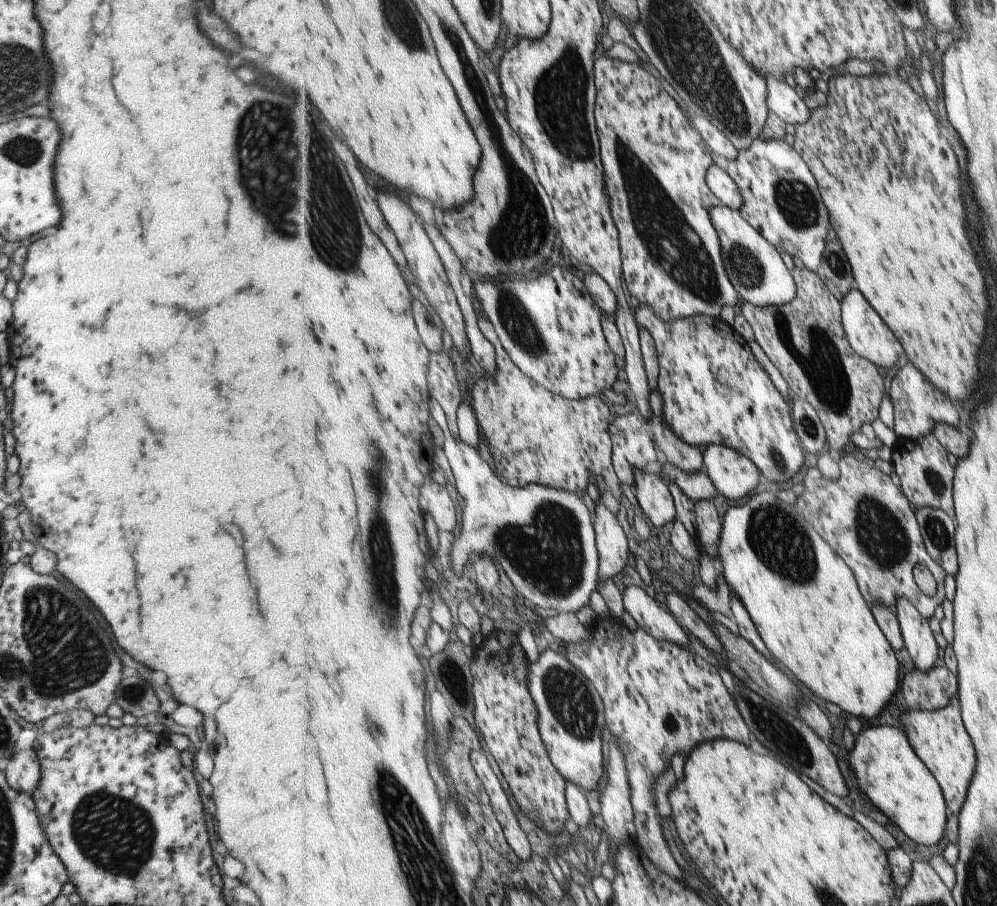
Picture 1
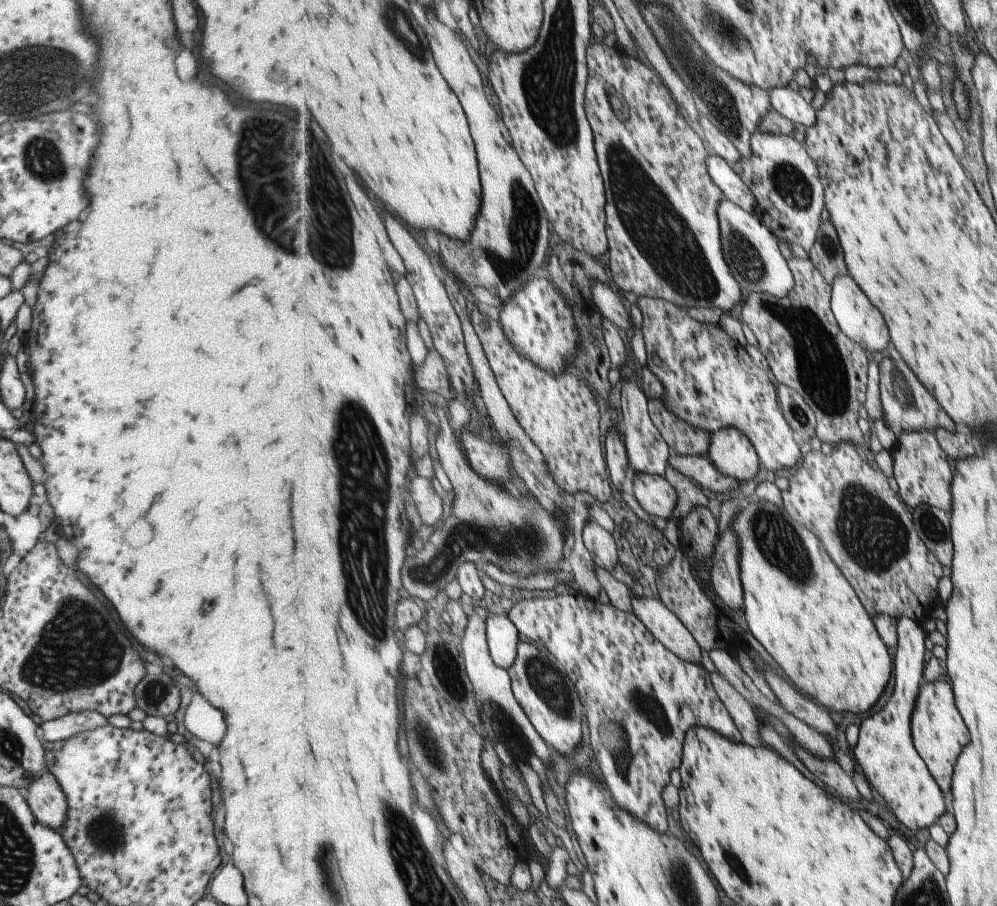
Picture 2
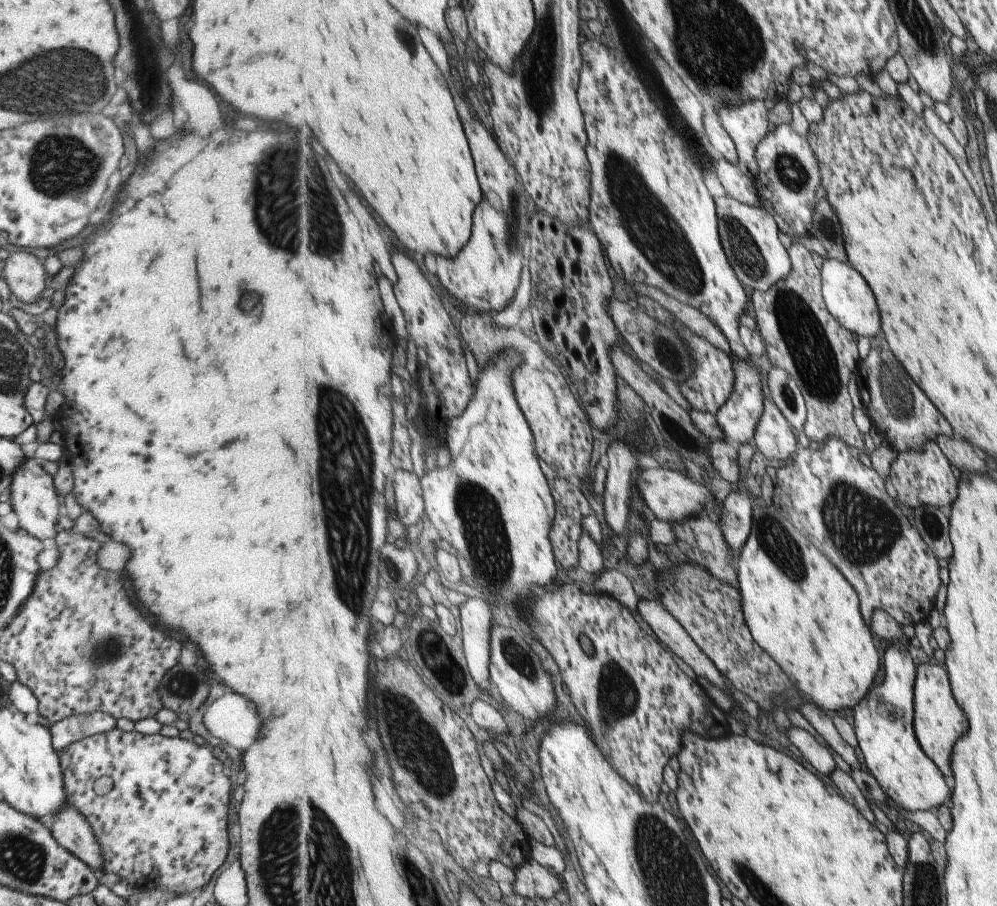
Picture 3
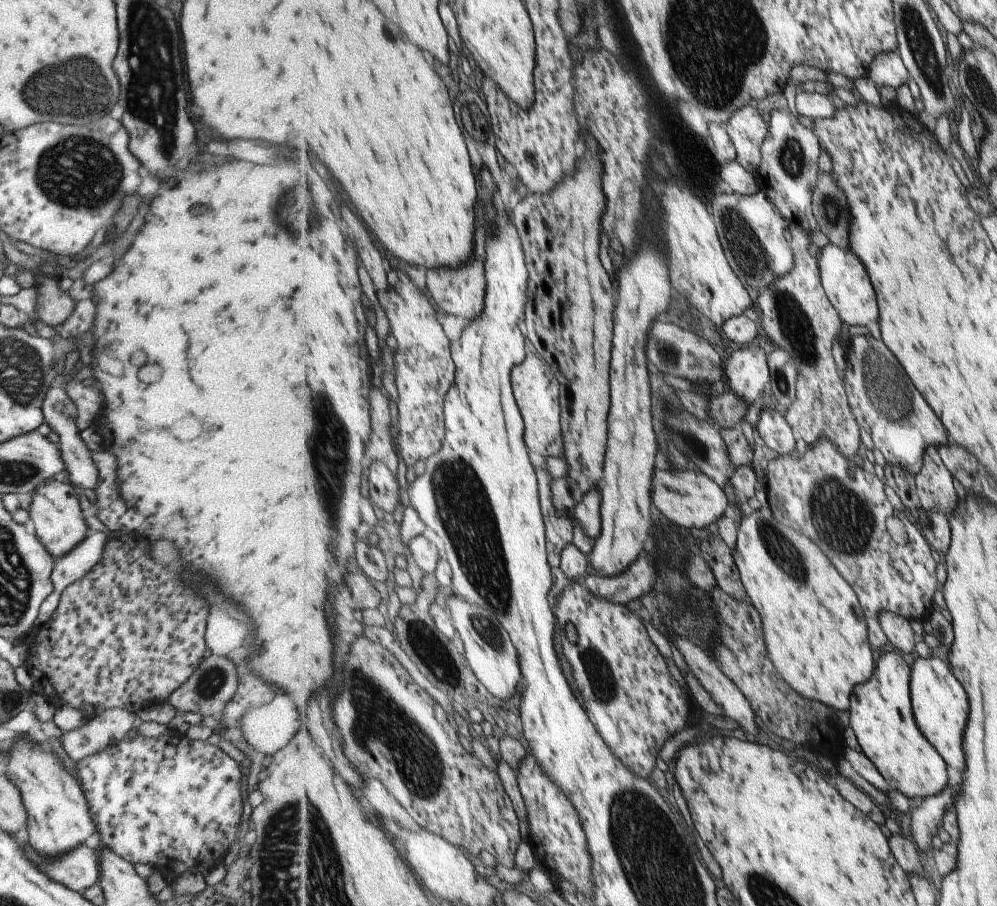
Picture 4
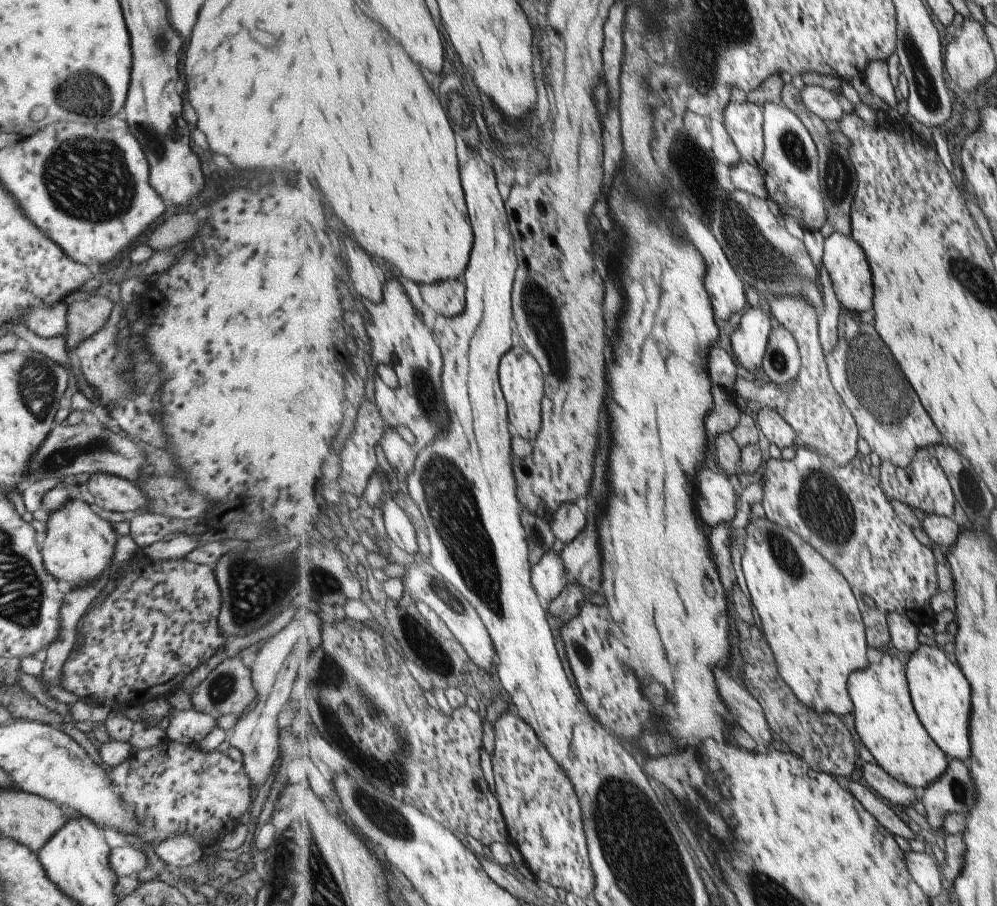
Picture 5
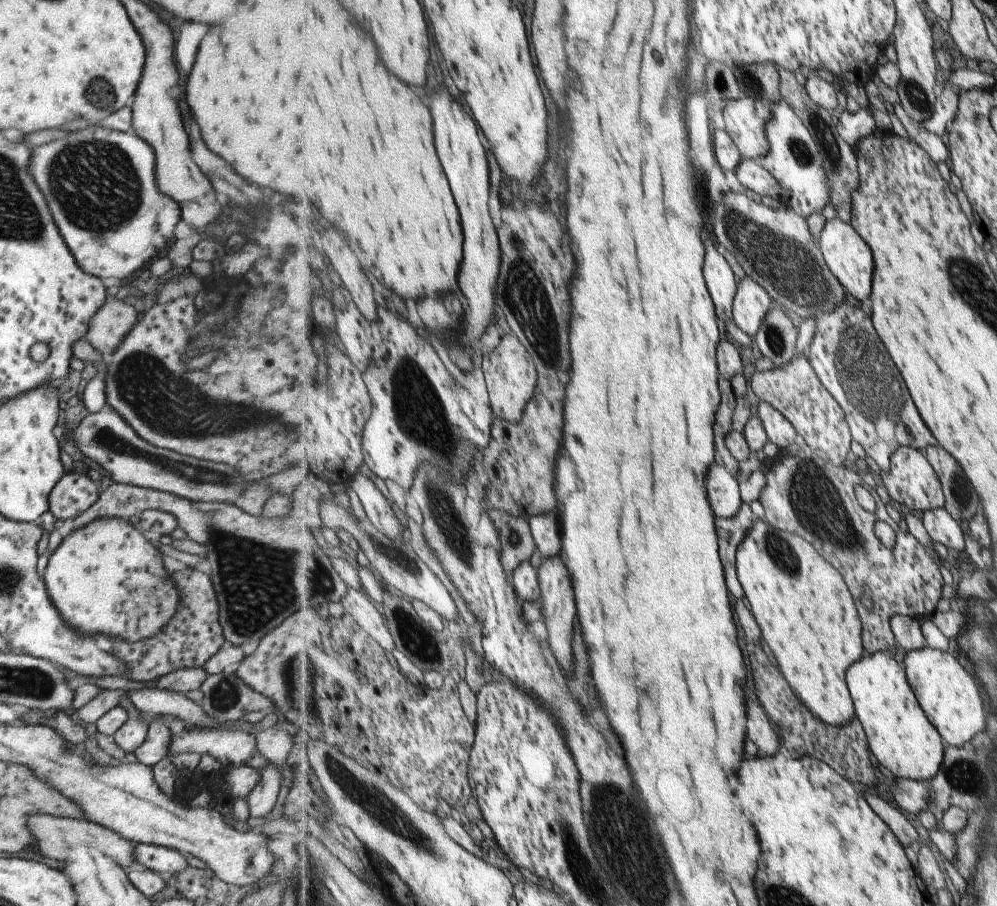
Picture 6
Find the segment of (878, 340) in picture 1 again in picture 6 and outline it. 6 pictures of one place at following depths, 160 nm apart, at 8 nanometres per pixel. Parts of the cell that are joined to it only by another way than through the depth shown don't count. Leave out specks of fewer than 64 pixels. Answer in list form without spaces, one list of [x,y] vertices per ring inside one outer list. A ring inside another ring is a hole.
[[[835,216],[832,220],[825,222],[819,245],[827,264],[841,281],[846,292],[859,302],[865,302],[874,290],[875,261],[870,243],[859,234],[858,230],[855,230],[852,223],[843,222],[839,216]]]

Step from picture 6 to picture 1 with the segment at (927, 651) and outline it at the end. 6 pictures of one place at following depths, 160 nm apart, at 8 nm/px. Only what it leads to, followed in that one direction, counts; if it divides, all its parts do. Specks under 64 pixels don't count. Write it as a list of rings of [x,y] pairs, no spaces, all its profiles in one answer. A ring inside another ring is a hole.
[[[957,698],[951,700],[951,706],[936,711],[916,711],[902,715],[900,724],[903,726],[910,743],[914,746],[919,758],[923,759],[938,778],[946,803],[953,813],[959,814],[963,810],[963,800],[967,786],[973,776],[975,768],[975,754],[969,736],[963,730],[963,716],[961,716],[961,702]]]

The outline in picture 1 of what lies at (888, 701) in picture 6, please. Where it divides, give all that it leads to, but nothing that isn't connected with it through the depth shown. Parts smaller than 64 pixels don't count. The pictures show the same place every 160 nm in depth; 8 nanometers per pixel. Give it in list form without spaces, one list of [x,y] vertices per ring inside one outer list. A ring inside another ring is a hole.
[[[899,597],[895,609],[900,620],[906,648],[915,668],[929,672],[939,664],[939,644],[933,636],[929,620],[907,597]],[[903,726],[861,730],[848,755],[849,766],[864,795],[917,844],[937,846],[946,834],[948,806],[933,771],[915,752]]]

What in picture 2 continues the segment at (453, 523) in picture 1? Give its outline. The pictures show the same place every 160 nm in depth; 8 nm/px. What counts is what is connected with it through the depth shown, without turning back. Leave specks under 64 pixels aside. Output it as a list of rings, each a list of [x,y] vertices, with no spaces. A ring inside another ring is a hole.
[[[413,476],[409,488],[411,499],[413,500],[418,514],[421,514],[423,522],[433,526],[443,518],[443,498],[437,494],[437,490],[431,479]]]

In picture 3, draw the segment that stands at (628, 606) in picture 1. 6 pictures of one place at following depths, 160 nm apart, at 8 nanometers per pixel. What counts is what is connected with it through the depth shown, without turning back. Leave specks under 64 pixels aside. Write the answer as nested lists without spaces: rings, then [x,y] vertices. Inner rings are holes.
[[[641,598],[637,608],[642,618],[647,622],[659,640],[671,650],[675,655],[681,658],[695,672],[697,678],[705,677],[709,679],[715,686],[721,690],[725,689],[729,694],[727,686],[725,686],[725,676],[718,669],[718,666],[707,656],[706,651],[695,642],[695,639],[689,634],[689,631],[682,625],[677,615],[671,614],[662,601],[654,602],[649,599]]]

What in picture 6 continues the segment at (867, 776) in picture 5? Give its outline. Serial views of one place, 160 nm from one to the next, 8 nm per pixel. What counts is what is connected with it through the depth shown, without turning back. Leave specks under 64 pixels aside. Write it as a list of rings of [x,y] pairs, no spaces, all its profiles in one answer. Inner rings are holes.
[[[896,778],[890,789],[894,800],[905,812],[919,816],[929,809],[930,790],[921,781]]]

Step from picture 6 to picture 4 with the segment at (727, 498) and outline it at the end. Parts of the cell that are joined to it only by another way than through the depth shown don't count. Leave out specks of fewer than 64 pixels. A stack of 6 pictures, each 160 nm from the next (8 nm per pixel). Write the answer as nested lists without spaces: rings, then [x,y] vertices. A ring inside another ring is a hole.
[[[695,467],[681,470],[657,470],[655,472],[655,494],[653,502],[655,506],[671,520],[673,524],[691,530],[701,528],[707,530],[711,524],[715,524],[727,512],[729,500],[725,496],[722,487],[710,476],[697,470]]]

